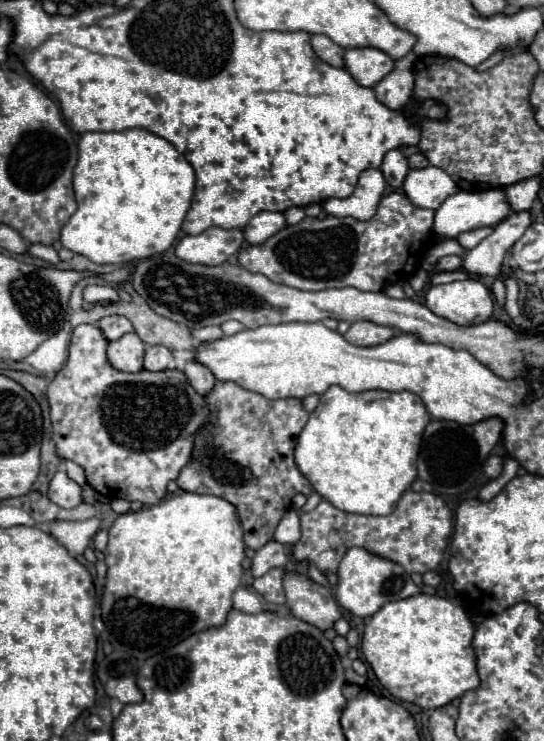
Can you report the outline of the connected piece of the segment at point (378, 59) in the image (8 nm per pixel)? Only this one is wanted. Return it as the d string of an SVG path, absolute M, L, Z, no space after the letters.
M372 47L348 49L344 53L344 63L344 69L362 87L374 87L394 69L394 61L386 53Z

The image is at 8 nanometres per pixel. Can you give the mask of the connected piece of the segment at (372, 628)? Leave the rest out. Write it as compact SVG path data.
M414 595L386 603L362 635L362 653L392 697L422 709L438 709L480 685L472 649L474 625L468 611L436 595Z

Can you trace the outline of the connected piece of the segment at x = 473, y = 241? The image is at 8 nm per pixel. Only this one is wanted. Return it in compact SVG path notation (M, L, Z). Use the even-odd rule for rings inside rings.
M482 227L482 229L474 229L474 231L470 231L470 233L462 233L462 235L458 235L456 239L462 243L464 249L472 249L472 247L476 247L484 237L488 237L492 231L494 231L492 227Z

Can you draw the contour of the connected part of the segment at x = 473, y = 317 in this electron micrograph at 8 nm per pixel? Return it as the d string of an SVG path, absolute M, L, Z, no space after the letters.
M454 281L444 285L432 285L426 293L426 307L436 313L438 317L446 317L448 321L454 321L456 325L478 325L484 323L492 315L492 299L488 289L480 281Z

